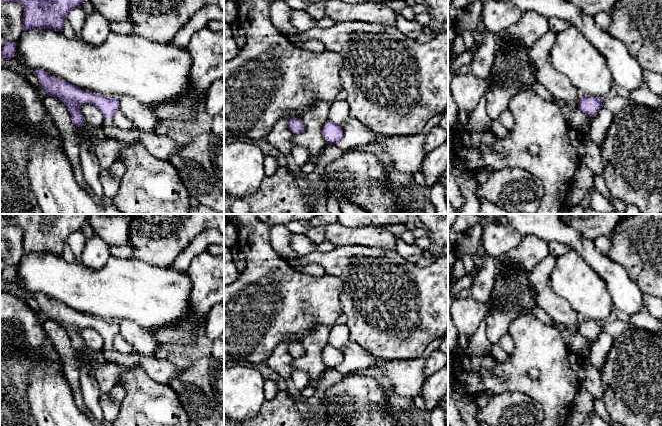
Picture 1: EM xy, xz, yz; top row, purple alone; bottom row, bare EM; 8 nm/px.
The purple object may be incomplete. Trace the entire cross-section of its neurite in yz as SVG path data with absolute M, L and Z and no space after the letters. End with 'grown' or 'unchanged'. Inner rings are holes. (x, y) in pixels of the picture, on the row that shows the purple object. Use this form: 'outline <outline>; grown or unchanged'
outline M582 96L578 107L583 113L595 117L602 108L602 100L594 96Z; unchanged

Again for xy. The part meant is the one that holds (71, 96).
outline M35 70L34 74L38 77L39 87L46 91L47 96L58 97L68 108L72 122L76 126L82 128L84 123L79 111L80 105L90 103L95 105L104 116L107 138L116 139L124 145L141 143L151 155L162 160L169 160L181 149L182 145L178 145L167 135L127 131L116 127L112 118L120 108L117 97L107 98L100 94L83 91L63 79L52 77L44 70Z; grown

